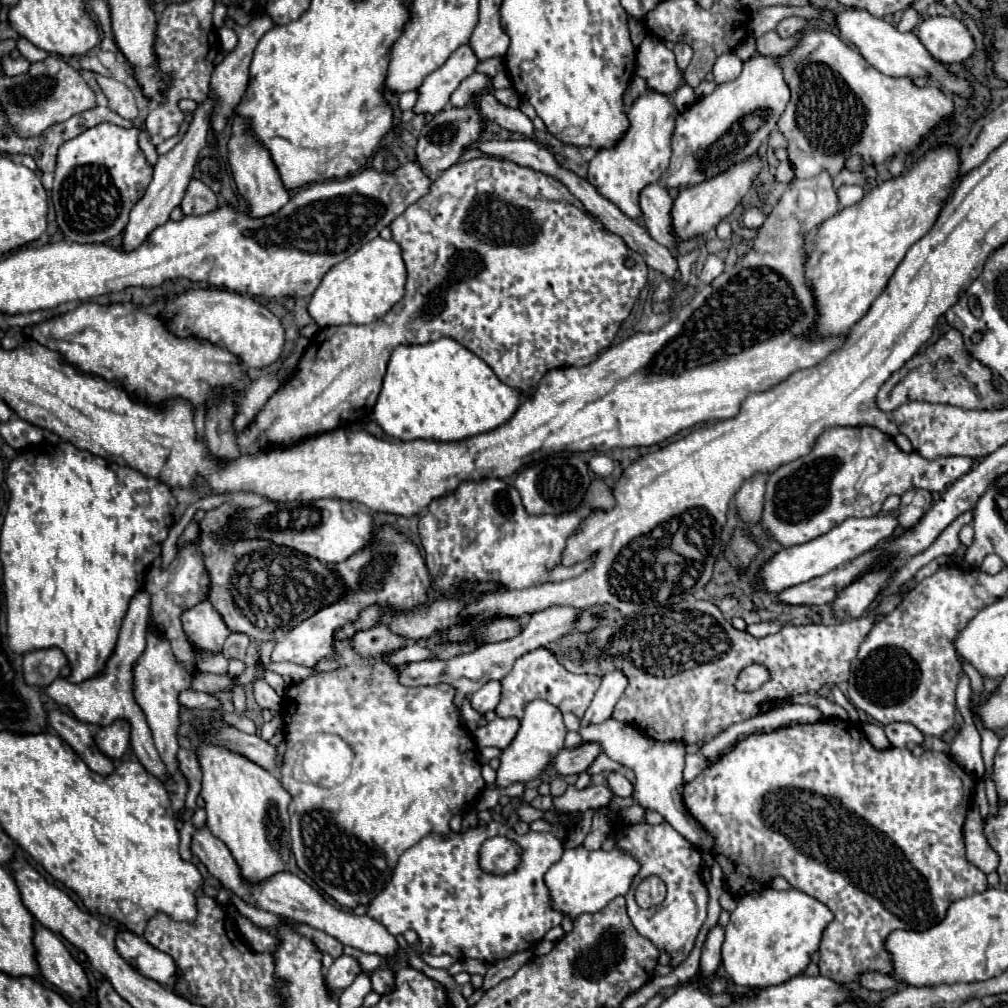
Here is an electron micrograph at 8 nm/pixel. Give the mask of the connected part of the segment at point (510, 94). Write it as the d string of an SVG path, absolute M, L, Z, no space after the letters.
M492 88L492 96L496 96L496 100L508 108L518 108L520 106L520 96L516 94L514 88L504 88L504 90L496 90Z

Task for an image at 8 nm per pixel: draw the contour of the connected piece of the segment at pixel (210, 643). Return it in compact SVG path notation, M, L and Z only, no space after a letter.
M208 600L186 610L182 614L182 626L196 648L210 652L220 652L226 638L230 636L230 630Z

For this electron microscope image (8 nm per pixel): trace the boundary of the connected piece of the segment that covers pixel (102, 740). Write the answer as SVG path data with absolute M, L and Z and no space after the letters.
M114 720L110 726L104 726L94 736L98 748L112 760L122 758L130 744L130 724L128 720Z

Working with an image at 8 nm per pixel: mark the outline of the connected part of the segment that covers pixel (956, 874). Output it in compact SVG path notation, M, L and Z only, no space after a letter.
M834 718L834 720L820 720L814 724L786 726L770 734L750 734L748 738L736 742L728 754L724 754L718 762L708 766L696 780L684 784L682 800L688 812L692 814L692 818L698 820L714 836L712 852L724 870L728 892L734 898L742 898L752 890L762 890L770 886L770 880L774 876L784 876L790 882L790 886L806 892L808 896L814 896L816 900L820 900L832 910L834 922L830 922L830 926L822 934L818 968L820 968L820 976L832 978L840 984L848 984L848 982L856 982L864 972L880 972L880 974L892 972L892 956L884 948L884 942L894 930L924 932L944 920L946 910L952 902L972 896L976 892L984 892L988 888L986 874L966 860L964 834L962 834L966 812L972 806L974 786L976 786L976 780L972 780L968 772L964 772L954 760L950 760L948 754L926 750L922 756L916 758L912 756L910 750L900 750L900 748L876 750L854 724L850 732L848 720Z

